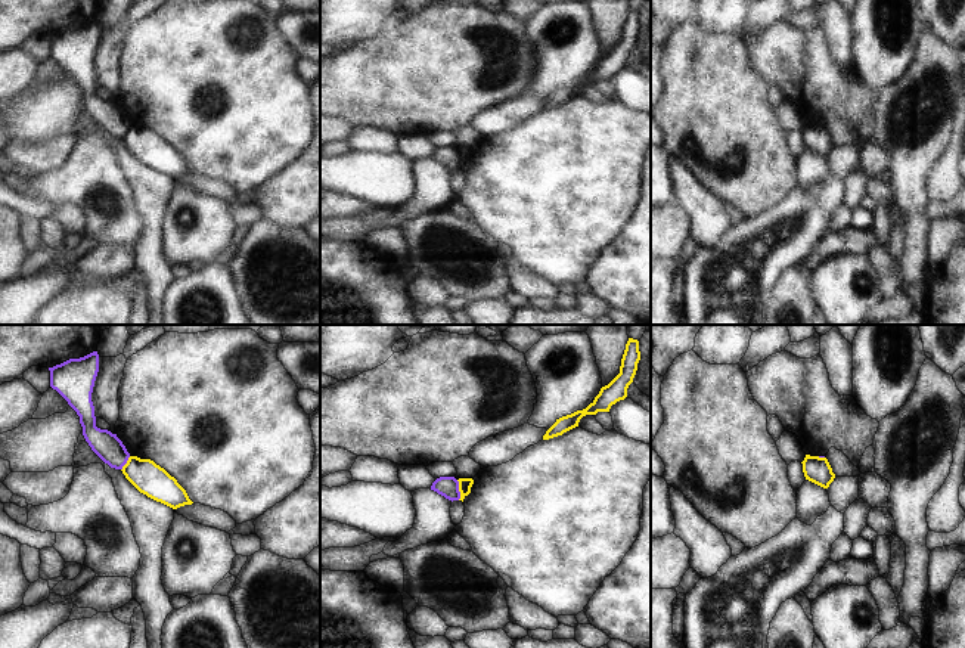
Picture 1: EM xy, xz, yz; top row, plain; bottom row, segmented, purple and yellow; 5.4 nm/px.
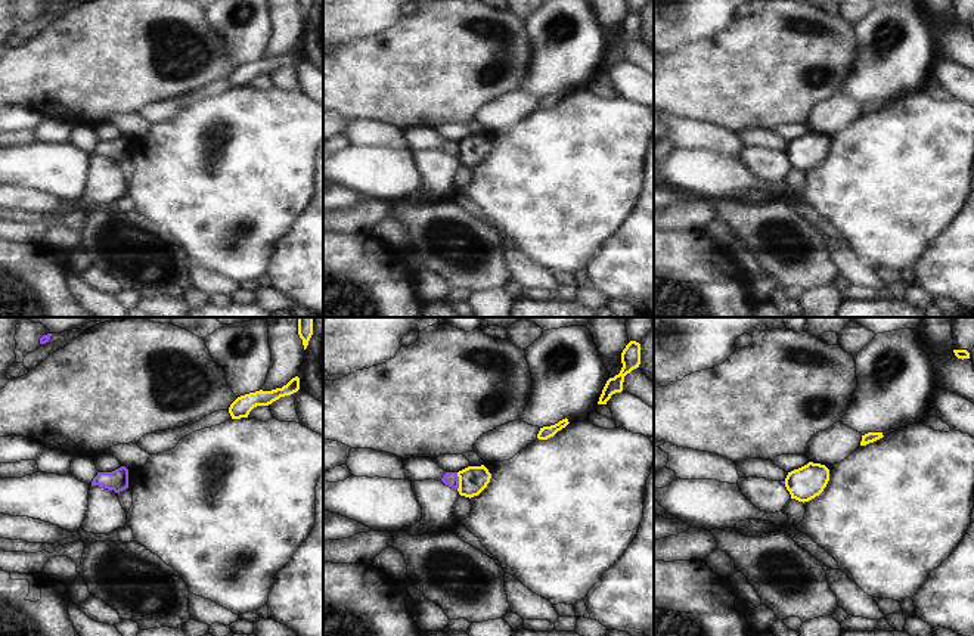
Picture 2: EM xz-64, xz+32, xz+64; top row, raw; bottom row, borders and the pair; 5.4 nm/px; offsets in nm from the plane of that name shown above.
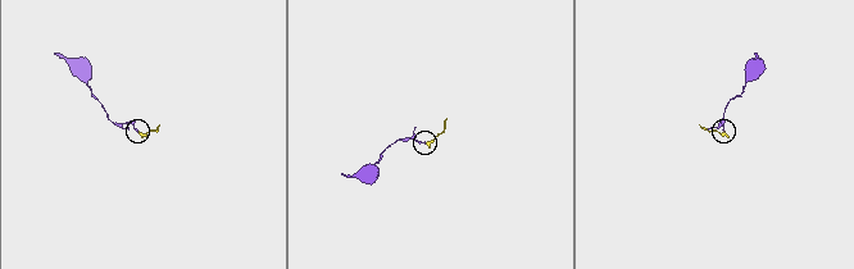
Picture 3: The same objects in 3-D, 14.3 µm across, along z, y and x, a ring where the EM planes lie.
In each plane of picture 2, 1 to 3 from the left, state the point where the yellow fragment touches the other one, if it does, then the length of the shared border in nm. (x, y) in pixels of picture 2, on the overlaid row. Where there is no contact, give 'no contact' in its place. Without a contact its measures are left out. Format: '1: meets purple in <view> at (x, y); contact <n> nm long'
1: no contact
2: meets purple in xz+32 at (458, 481); contact 100 nm long
3: no contact

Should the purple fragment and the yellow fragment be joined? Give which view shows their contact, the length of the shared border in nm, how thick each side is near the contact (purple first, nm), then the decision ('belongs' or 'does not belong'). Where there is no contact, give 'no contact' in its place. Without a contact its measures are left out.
xz | 110 nm | 110/70 nm | does not belong

